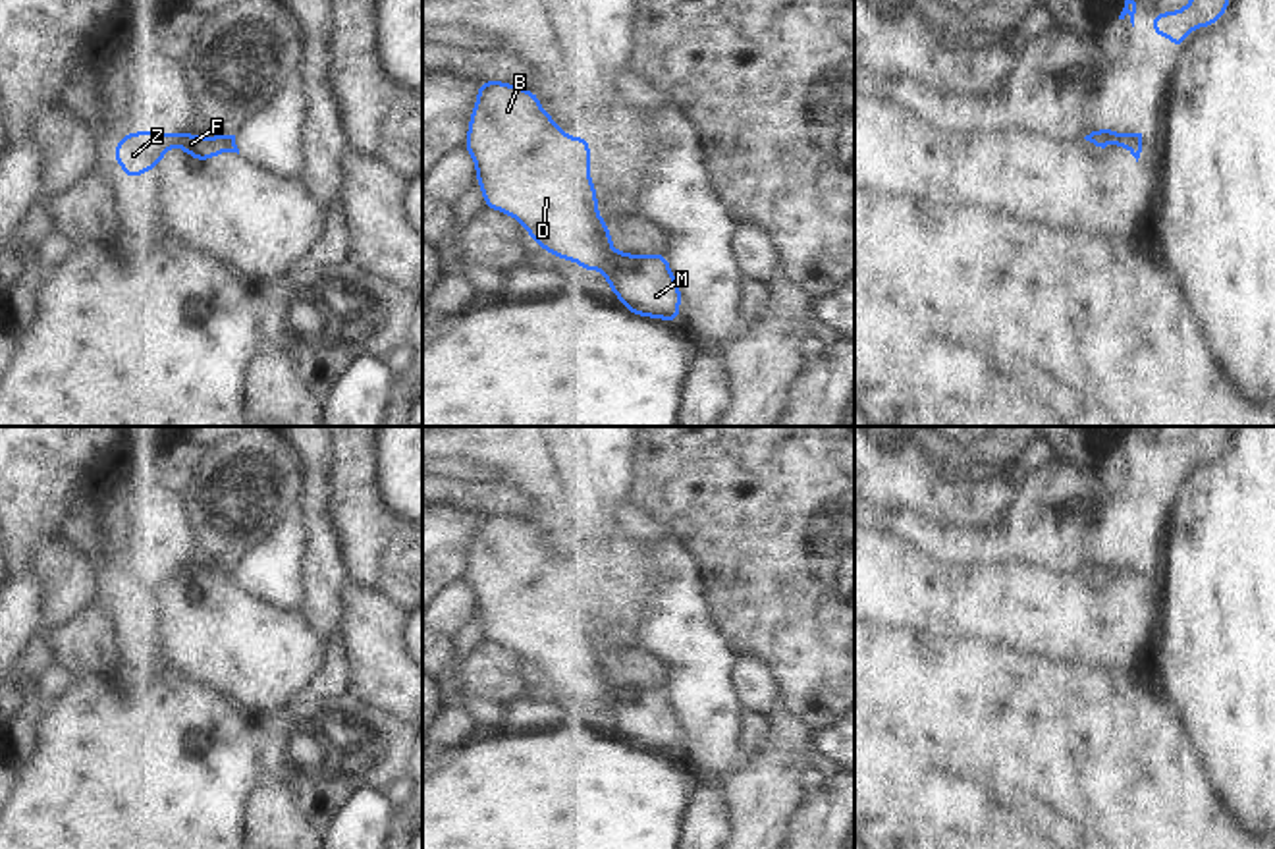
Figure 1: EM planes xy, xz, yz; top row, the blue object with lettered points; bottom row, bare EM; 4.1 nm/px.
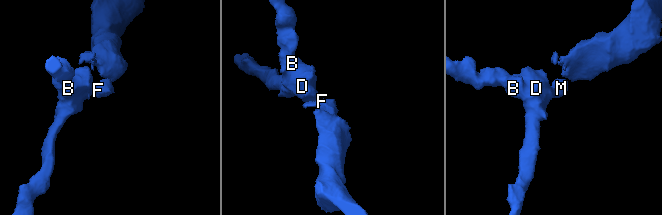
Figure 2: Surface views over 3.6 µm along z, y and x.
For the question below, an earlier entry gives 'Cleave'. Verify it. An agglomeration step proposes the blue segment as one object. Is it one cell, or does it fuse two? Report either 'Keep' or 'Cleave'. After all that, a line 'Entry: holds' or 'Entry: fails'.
Cleave
Entry: holds

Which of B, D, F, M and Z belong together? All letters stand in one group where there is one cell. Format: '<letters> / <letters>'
B D Z / F M

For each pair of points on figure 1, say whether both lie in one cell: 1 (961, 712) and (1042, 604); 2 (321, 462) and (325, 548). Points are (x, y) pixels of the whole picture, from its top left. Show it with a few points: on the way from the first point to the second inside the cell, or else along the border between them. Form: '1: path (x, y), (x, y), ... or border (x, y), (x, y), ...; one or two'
1: border (967, 637), (996, 647), (1017, 647), (1054, 662); two
2: path (321, 483), (323, 527); one

